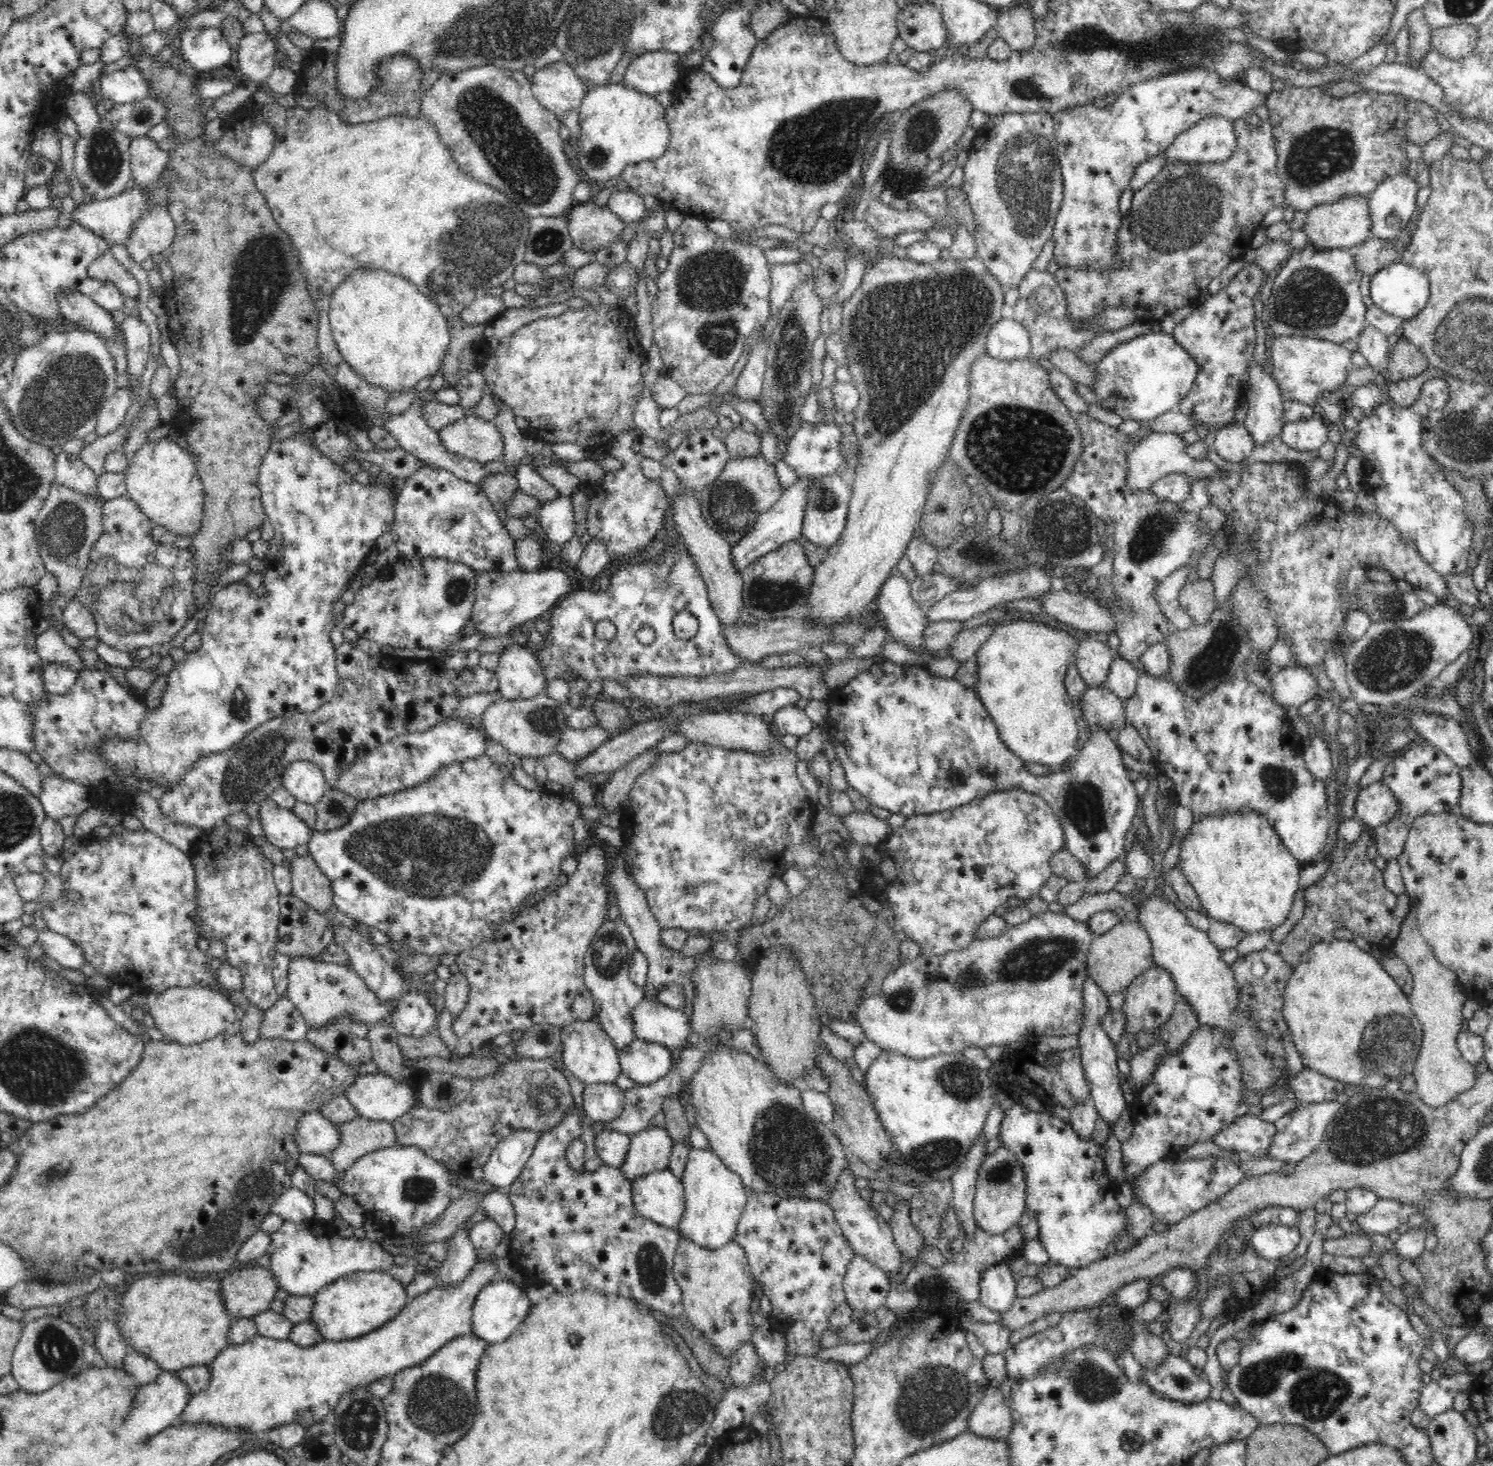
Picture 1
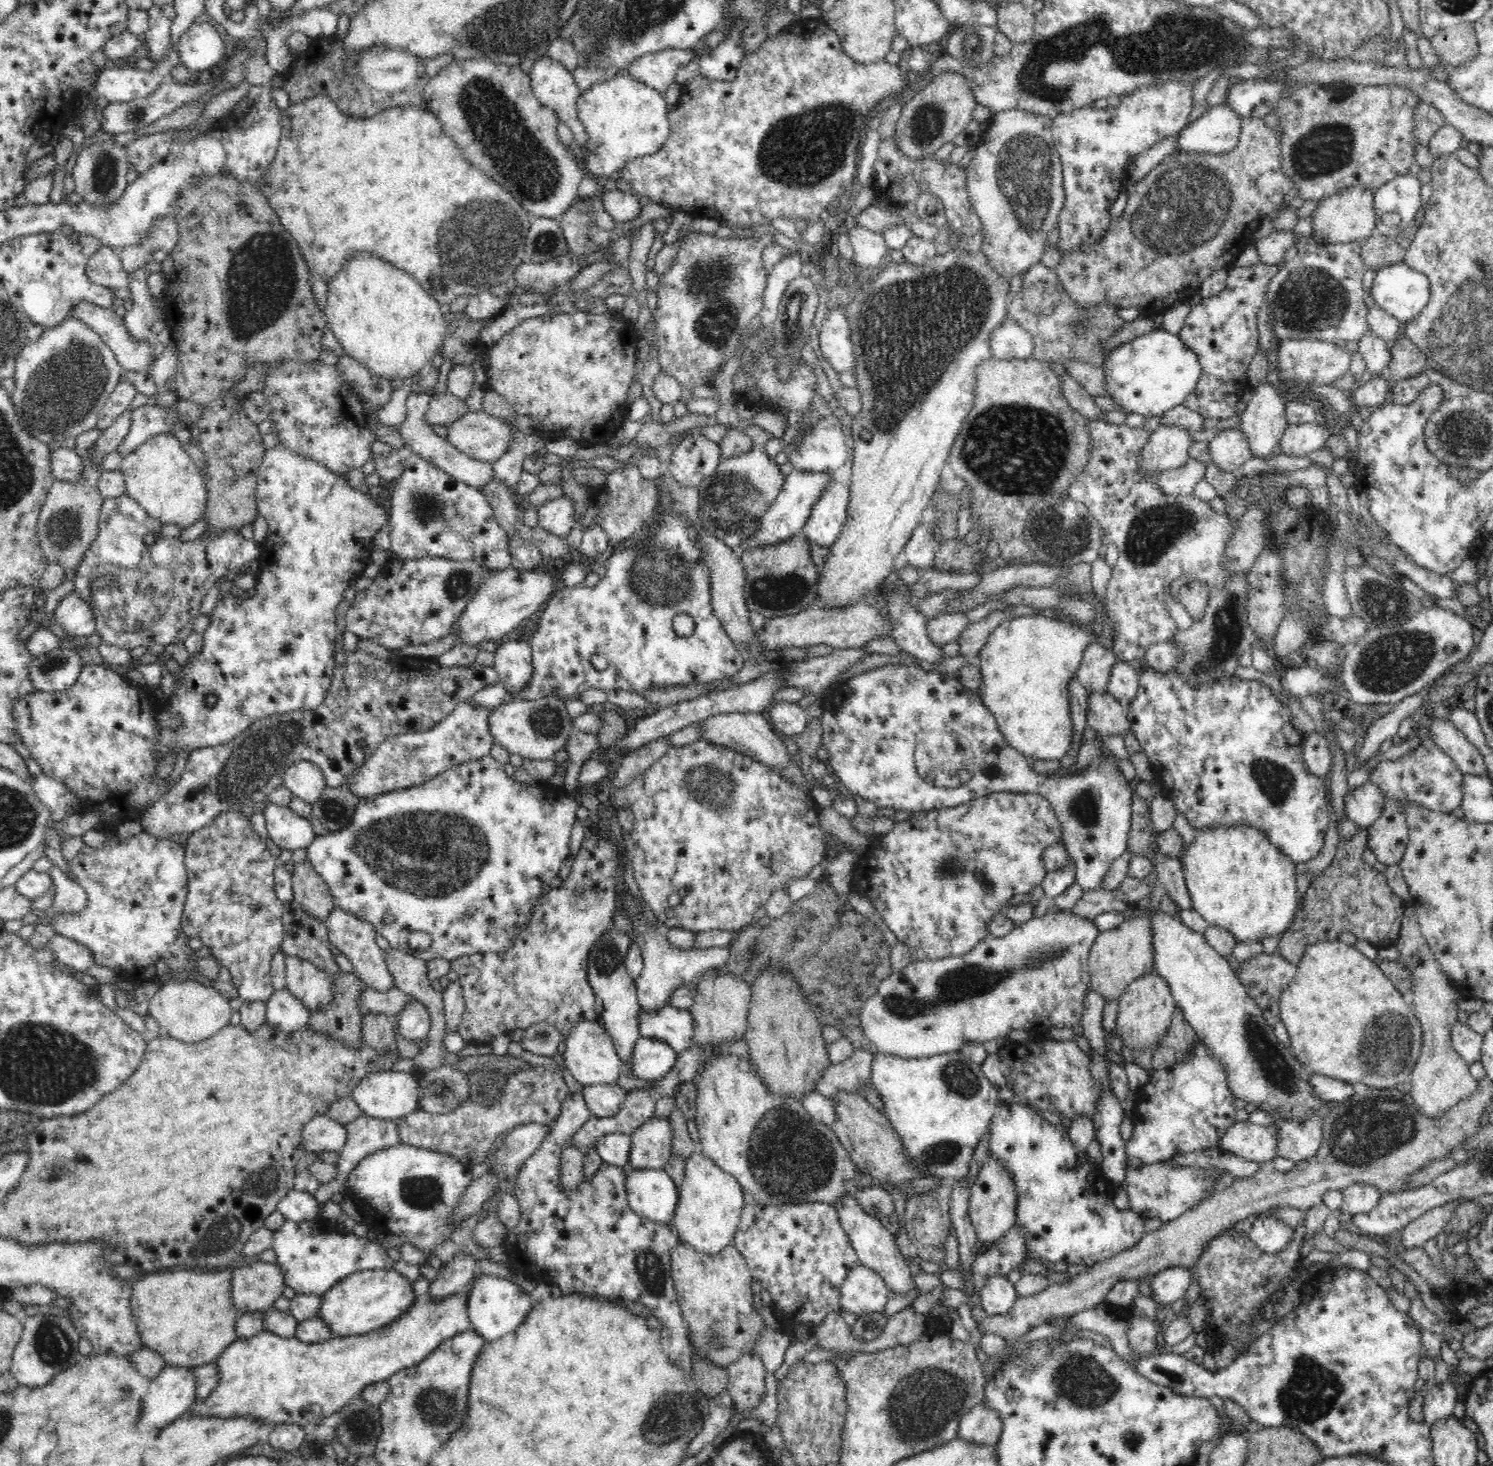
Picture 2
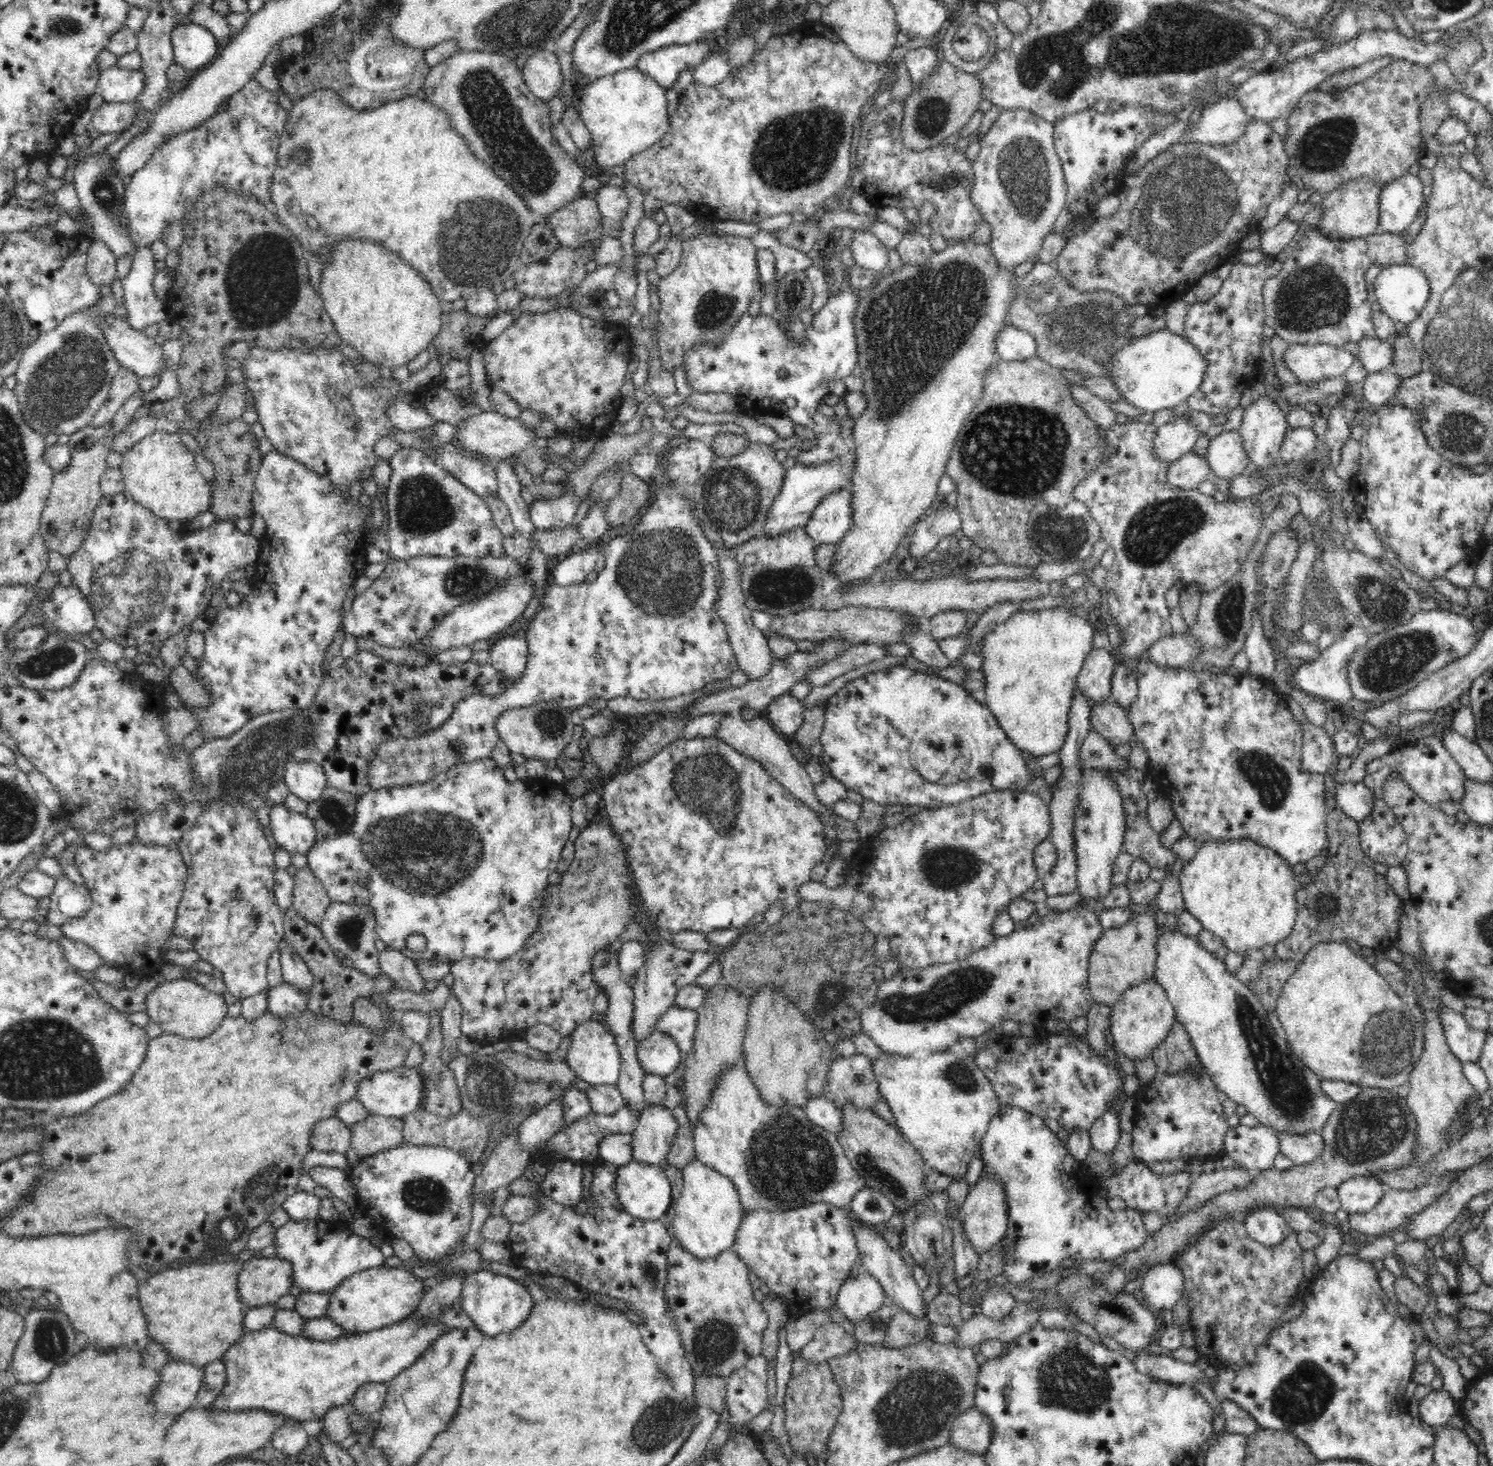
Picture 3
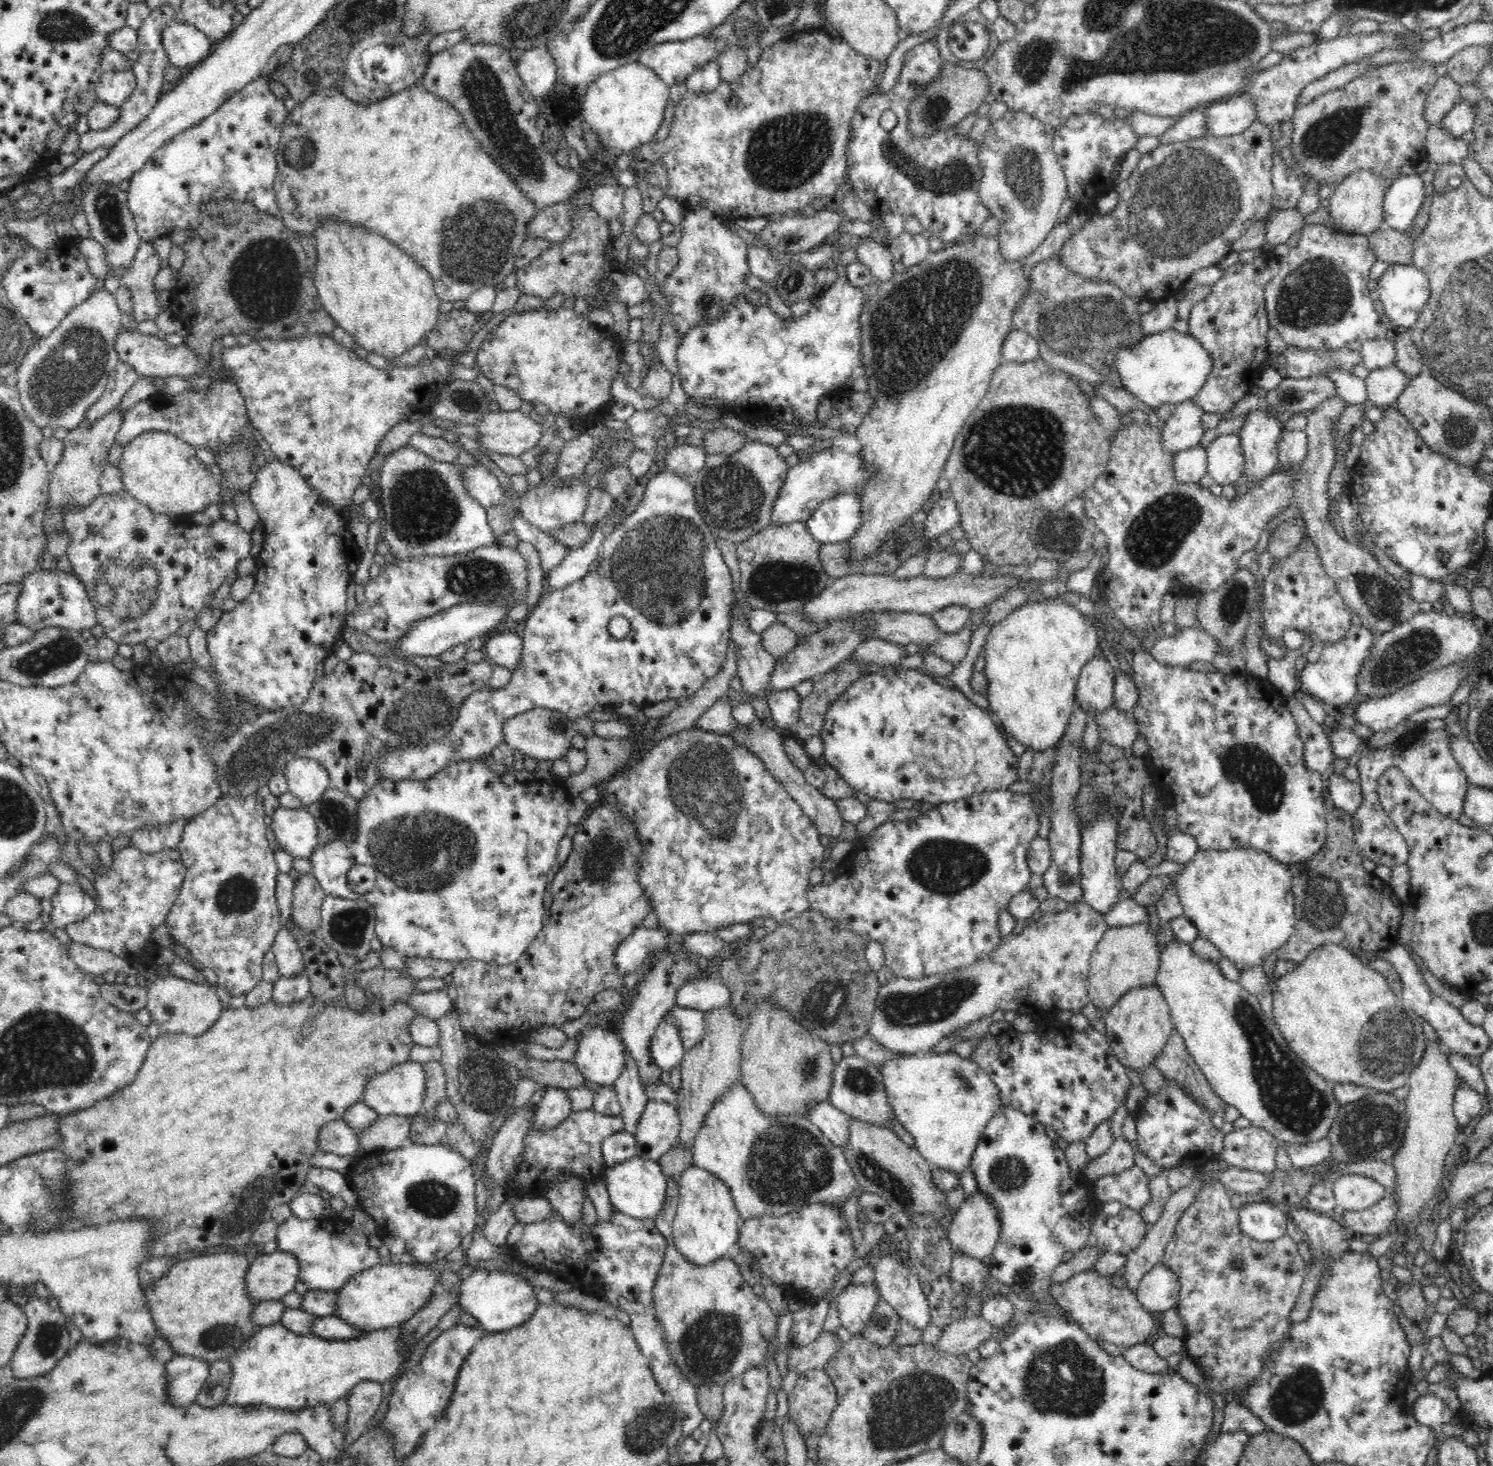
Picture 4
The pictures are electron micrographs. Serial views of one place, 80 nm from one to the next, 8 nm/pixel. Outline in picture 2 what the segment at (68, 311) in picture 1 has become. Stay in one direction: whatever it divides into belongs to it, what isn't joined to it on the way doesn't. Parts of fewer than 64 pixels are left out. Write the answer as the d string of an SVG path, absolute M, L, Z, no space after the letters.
M80 302L72 308L70 315L82 319L94 330L110 347L126 371L148 374L148 368L153 366L152 358L158 356L159 347L150 345L147 340L134 341L129 336L124 319L118 317L113 309Z

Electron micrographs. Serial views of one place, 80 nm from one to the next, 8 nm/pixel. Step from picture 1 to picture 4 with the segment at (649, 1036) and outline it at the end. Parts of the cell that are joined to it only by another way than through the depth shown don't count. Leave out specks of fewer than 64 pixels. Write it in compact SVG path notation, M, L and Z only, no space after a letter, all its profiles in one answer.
M677 1004L673 1006L670 1013L676 1019L676 1028L680 1031L684 1050L692 1050L704 1038L706 1011L682 1008Z

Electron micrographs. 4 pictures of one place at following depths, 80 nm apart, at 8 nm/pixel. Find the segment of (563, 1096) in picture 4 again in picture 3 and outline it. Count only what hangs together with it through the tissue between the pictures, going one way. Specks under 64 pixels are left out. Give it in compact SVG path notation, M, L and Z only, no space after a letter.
M552 1099L547 1105L541 1106L526 1120L518 1125L518 1139L523 1150L530 1154L537 1152L546 1139L552 1138L562 1127L564 1109L560 1099Z

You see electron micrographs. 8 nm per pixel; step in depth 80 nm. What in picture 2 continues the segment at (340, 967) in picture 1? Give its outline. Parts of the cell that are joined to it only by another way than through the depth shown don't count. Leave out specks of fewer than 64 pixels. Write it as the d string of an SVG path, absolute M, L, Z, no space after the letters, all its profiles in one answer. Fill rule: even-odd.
M302 957L285 958L285 981L288 990L306 1005L309 1013L334 1001L333 976ZM367 986L360 992L358 1008L362 1014L382 1015L394 1021L400 1014L400 1010L406 1004L410 1004L412 1000L415 1000L412 995L406 994L396 987L392 987L386 992L380 992Z

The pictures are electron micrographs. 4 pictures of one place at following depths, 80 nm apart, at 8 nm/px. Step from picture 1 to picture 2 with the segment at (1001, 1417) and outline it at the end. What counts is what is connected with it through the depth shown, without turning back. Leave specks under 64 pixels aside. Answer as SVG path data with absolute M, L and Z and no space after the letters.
M980 1403L972 1407L960 1419L957 1438L974 1444L995 1446L1002 1431L999 1414L987 1404Z

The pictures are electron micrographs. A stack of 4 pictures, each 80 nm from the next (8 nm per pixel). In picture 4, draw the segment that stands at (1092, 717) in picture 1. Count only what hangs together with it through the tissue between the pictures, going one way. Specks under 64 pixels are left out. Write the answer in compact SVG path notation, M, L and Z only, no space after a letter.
M1112 708L1101 713L1094 720L1099 728L1102 741L1131 754L1134 741L1139 736L1138 723L1132 711L1124 713Z

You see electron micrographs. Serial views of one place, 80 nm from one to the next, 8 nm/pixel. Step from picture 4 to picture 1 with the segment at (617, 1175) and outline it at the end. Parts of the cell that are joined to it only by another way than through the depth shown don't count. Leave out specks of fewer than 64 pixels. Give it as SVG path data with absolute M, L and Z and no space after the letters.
M669 1169L631 1182L636 1211L665 1228L677 1229L684 1216L684 1186Z

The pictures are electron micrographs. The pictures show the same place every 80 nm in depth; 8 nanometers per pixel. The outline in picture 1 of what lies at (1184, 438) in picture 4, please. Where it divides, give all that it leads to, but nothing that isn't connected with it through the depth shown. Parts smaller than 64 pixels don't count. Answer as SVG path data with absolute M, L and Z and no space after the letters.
M1151 432L1136 445L1136 448L1128 454L1128 487L1132 491L1150 489L1160 478L1178 472L1189 476L1189 482L1194 484L1200 479L1207 479L1210 476L1210 462L1196 462L1186 454L1187 443L1182 439L1180 433L1174 432Z

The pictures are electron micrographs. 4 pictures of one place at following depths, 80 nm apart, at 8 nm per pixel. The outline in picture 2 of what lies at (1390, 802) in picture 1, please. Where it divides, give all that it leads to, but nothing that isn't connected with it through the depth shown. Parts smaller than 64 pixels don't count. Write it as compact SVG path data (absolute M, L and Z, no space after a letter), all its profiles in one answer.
M1369 780L1356 788L1348 787L1344 796L1346 818L1359 827L1368 828L1380 818L1384 802L1386 801L1379 786Z

